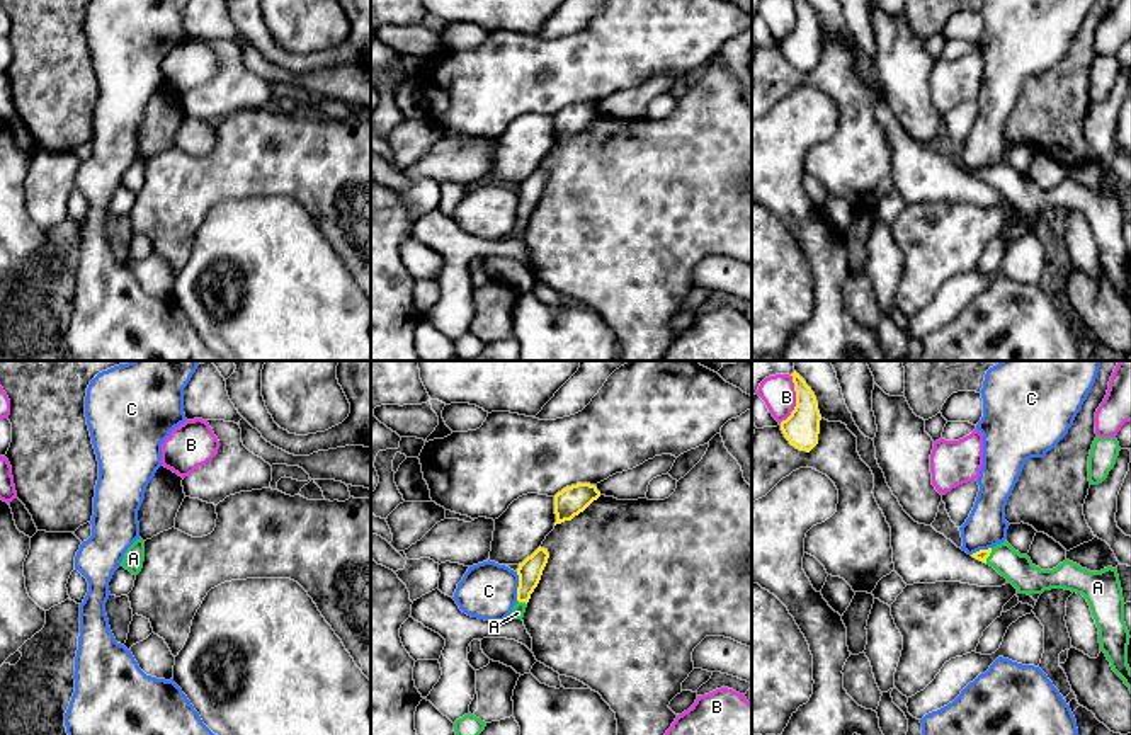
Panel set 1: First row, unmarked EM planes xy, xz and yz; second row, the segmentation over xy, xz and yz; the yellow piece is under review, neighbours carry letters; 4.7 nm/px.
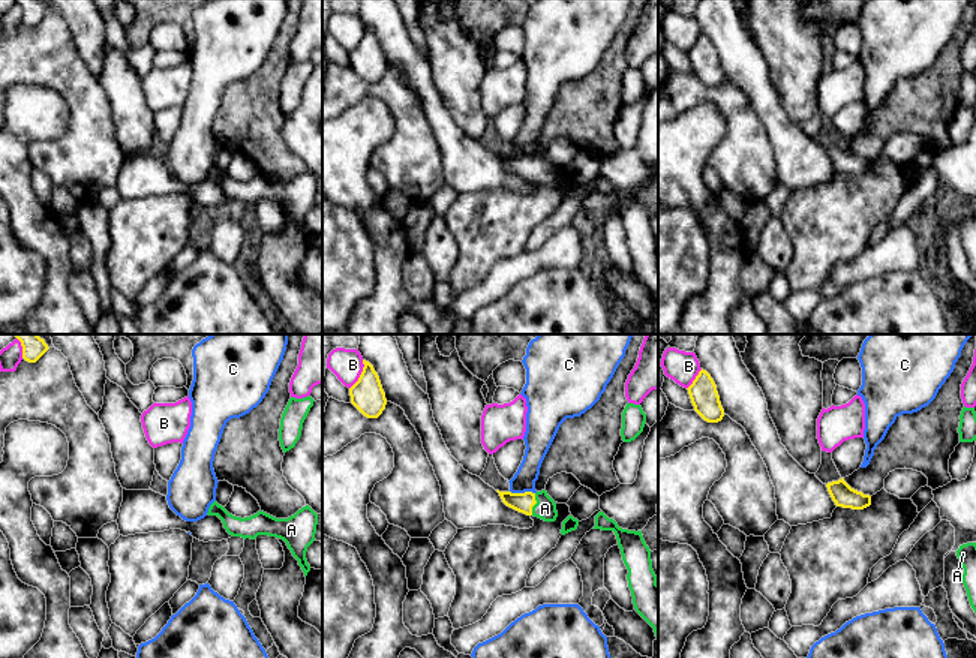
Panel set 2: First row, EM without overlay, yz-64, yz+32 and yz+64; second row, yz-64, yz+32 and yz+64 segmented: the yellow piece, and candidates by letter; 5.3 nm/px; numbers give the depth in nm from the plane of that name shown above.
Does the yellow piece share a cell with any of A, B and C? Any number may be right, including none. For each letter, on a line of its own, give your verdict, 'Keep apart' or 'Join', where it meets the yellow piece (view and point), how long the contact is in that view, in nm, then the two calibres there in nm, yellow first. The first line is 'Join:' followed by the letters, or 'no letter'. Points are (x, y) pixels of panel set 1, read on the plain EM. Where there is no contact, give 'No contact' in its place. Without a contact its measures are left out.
Join: A
A: Join. Touches yellow at yz (988, 174). Shared border 80 nm. Thickness 60 nm (yellow) against 150 nm
B: Keep apart. Touches yellow at yz (796, 22). Shared border 220 nm. Thickness 170 nm (yellow) against 150 nm
C: Keep apart. Touches yellow at xz (519, 205). Shared border 140 nm. Thickness 120 nm (yellow) against 280 nm

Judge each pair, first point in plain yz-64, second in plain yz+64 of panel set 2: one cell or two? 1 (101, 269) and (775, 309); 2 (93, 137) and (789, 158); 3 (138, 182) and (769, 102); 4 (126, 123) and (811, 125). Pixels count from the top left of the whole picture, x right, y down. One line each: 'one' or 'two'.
1: two
2: two
3: one
4: one

